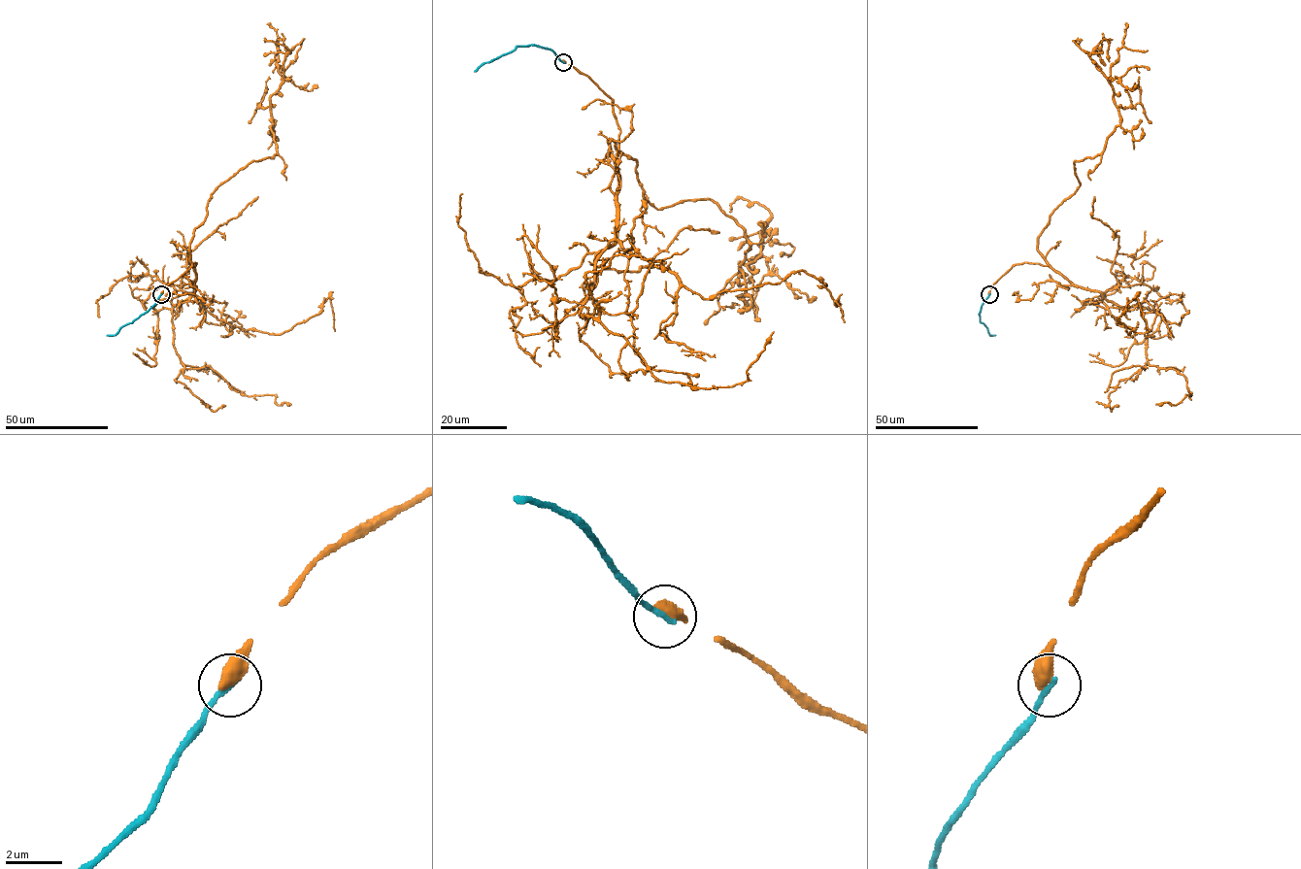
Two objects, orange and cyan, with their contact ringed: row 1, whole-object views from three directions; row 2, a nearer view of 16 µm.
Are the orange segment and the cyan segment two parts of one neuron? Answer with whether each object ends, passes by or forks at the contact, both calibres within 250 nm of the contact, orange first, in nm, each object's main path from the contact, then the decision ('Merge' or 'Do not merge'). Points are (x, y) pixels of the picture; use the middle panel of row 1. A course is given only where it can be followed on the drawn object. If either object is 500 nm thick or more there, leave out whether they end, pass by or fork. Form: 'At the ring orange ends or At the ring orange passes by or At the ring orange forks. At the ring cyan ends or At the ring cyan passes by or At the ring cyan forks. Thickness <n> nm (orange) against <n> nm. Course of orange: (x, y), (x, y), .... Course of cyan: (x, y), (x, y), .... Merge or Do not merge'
Thickness 600 nm (orange) against 200 nm. Course of orange: (563, 61), (612, 100), (643, 197), (713, 200), (742, 274), (764, 224), (780, 256). Course of cyan: (563, 62), (549, 49), (535, 45), (517, 46), (483, 63), (475, 71). Do not merge

